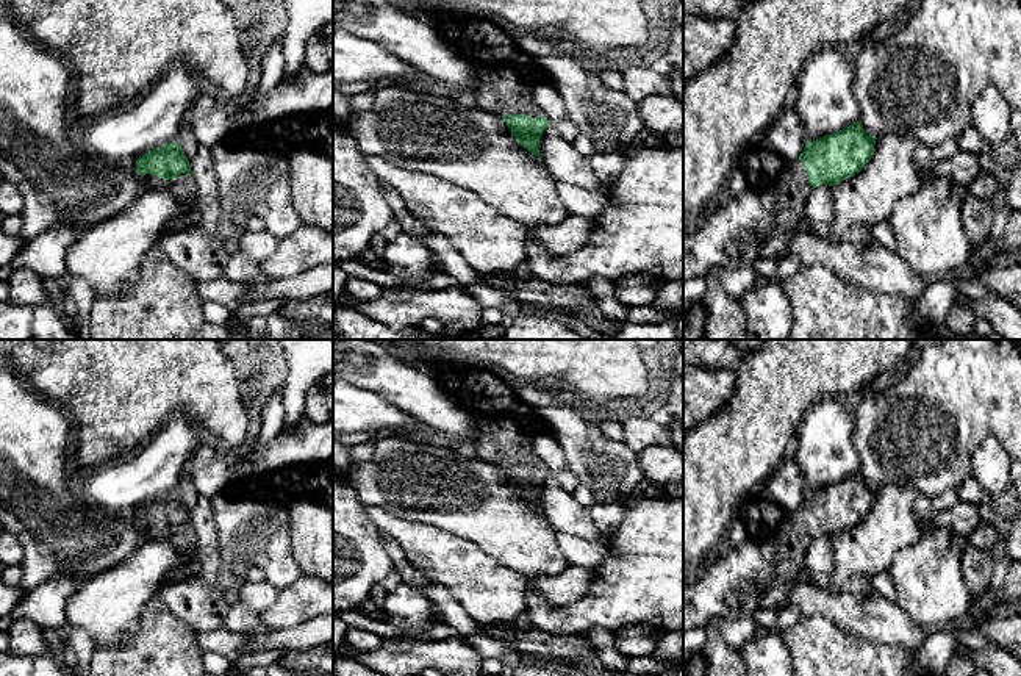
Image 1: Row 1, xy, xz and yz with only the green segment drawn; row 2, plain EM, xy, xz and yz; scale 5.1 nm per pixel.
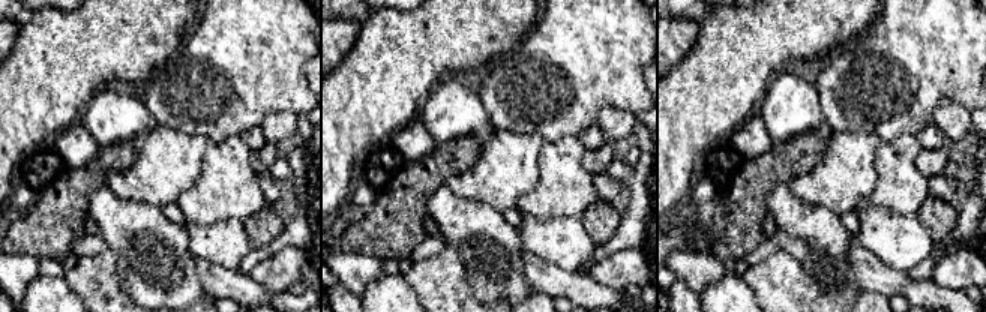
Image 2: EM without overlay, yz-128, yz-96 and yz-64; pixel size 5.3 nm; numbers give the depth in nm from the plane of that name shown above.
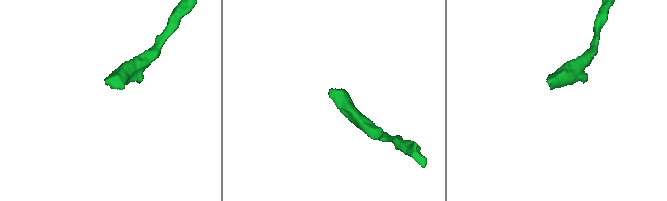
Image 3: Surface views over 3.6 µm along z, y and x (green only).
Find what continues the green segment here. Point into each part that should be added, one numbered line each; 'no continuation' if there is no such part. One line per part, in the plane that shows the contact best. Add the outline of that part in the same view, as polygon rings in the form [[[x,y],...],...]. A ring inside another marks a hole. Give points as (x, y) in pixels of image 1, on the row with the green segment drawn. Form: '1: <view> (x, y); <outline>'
1: xy (183, 186); [[[145,174],[141,178],[145,182],[147,191],[169,191],[191,210],[194,208],[195,183],[189,175],[181,174],[174,180],[163,180],[153,174]]]

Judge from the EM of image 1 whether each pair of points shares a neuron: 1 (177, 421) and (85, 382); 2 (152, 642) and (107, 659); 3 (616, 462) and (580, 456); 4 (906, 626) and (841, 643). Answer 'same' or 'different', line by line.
1: different
2: same
3: same
4: different

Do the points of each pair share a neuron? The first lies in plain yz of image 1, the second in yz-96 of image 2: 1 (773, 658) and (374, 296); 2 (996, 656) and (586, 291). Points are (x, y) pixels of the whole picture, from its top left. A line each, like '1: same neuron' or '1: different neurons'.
1: same neuron
2: same neuron

